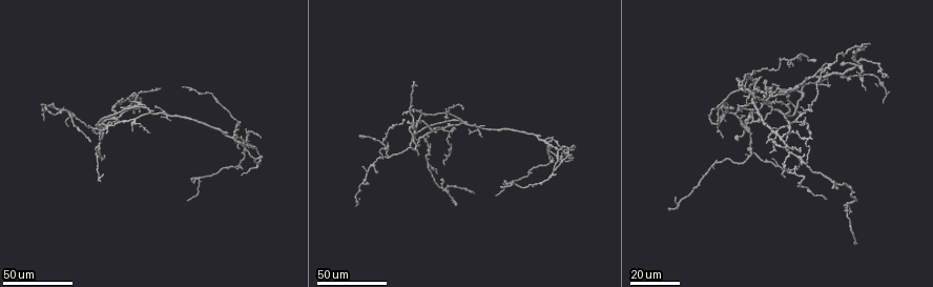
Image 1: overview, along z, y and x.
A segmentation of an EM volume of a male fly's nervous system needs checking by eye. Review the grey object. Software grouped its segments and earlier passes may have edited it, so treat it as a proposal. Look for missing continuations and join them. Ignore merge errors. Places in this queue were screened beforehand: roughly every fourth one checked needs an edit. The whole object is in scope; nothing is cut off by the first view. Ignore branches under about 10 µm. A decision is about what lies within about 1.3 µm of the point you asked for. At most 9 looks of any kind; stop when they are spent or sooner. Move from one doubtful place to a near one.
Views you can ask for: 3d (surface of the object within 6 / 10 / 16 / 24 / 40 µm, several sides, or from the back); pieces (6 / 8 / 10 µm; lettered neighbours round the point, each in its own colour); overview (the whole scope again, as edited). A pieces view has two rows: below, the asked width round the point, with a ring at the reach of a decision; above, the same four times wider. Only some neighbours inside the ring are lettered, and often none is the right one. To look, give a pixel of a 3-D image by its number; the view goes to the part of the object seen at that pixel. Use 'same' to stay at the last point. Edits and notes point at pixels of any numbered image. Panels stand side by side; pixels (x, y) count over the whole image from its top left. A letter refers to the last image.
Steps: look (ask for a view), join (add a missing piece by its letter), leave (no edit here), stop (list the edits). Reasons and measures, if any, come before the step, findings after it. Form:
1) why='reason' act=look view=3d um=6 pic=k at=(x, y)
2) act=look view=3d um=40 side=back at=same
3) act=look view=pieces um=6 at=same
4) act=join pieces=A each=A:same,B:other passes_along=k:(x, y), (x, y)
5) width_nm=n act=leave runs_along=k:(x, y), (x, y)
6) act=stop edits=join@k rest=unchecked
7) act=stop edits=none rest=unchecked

why='an open end' act=look view=3d um=40 pic=1 at=(749, 75)

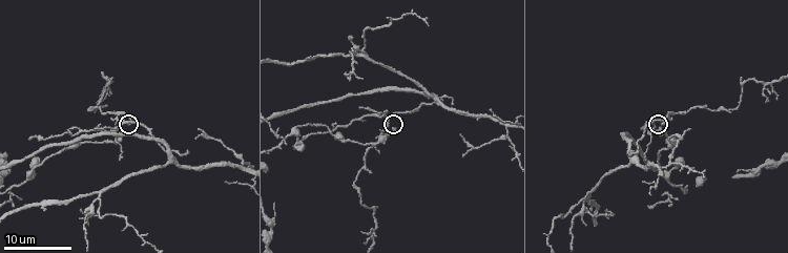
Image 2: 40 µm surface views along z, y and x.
act=look view=pieces um=10 pic=2 at=(393, 130)

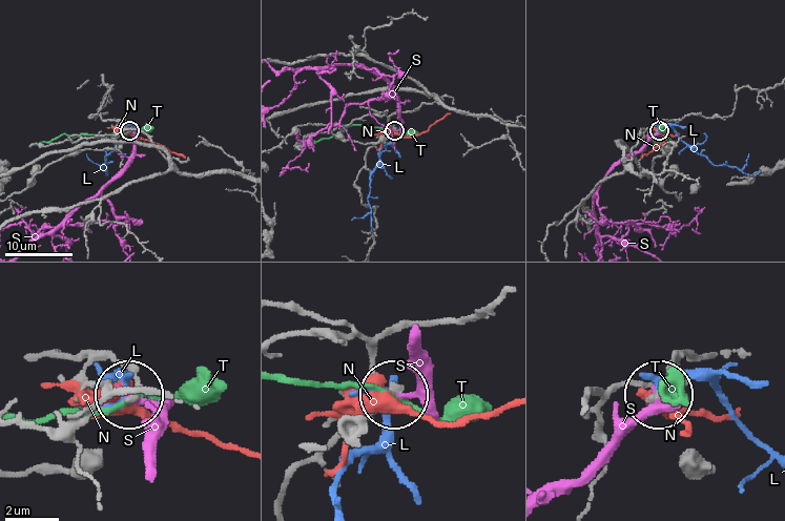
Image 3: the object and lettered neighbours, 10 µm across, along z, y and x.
width_nm=230 act=leave each=L:other,N:other,S:other,T:other found='none of them fits'

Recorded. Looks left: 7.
why='branch stops here' act=look view=3d um=24 pic=2 at=(351, 38)

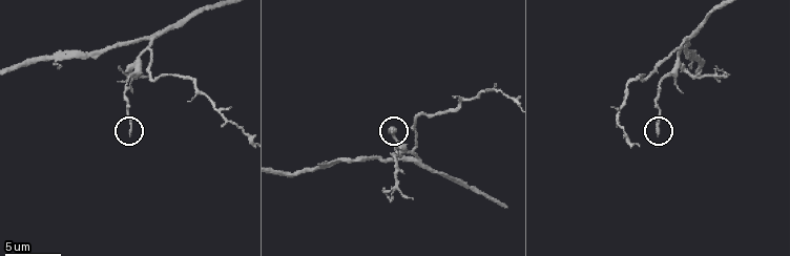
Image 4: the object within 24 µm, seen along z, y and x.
why='zoom in' act=look view=3d um=6 pic=4 at=(659, 136)

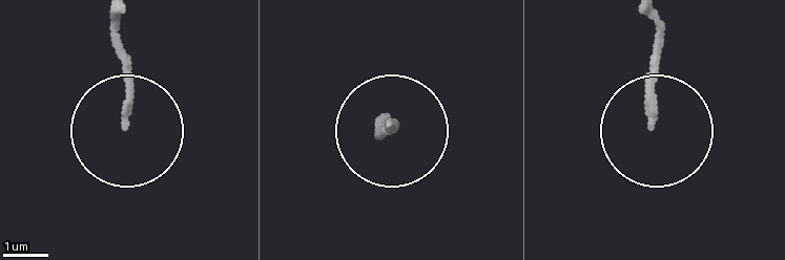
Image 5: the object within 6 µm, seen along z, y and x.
why='what lies round it' act=look view=pieces um=8 pic=5 at=(649, 123)

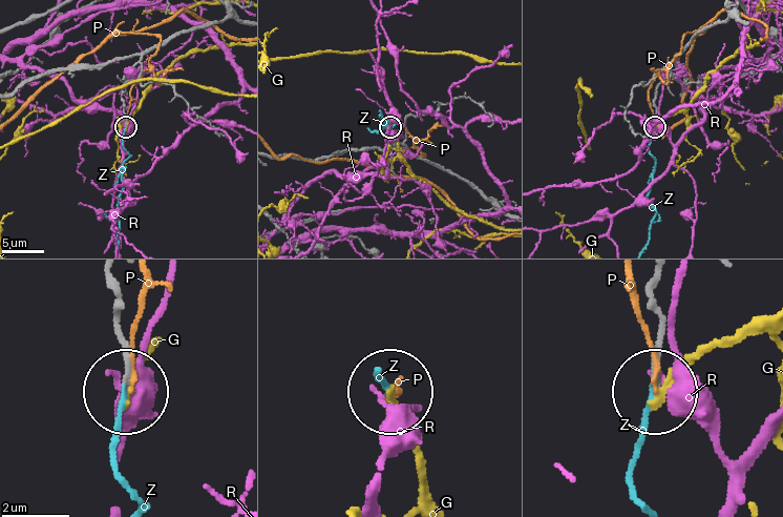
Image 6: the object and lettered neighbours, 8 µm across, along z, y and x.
act=join pieces=Z each=G:other,P:other,R:other,Z:same found='the neuron continues'

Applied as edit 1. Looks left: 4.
act=look view=overview

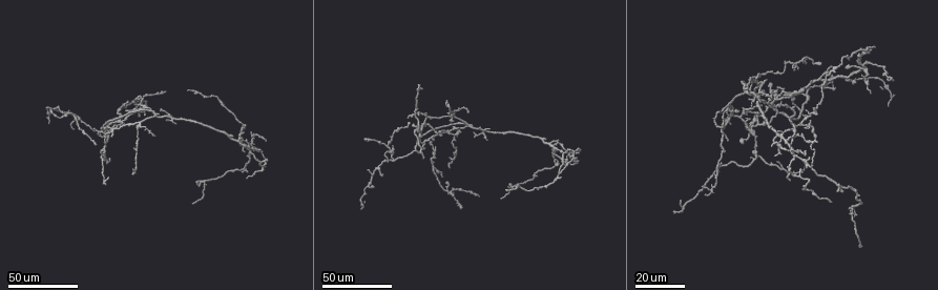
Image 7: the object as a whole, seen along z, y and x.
why='an open end' act=look view=3d um=40 pic=7 at=(124, 109)

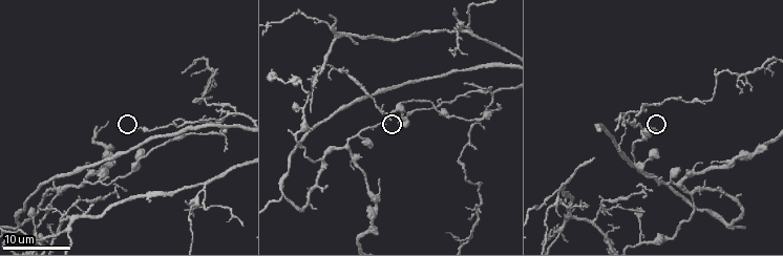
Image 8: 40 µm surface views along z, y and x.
act=look view=pieces um=8 pic=8 at=(133, 132)

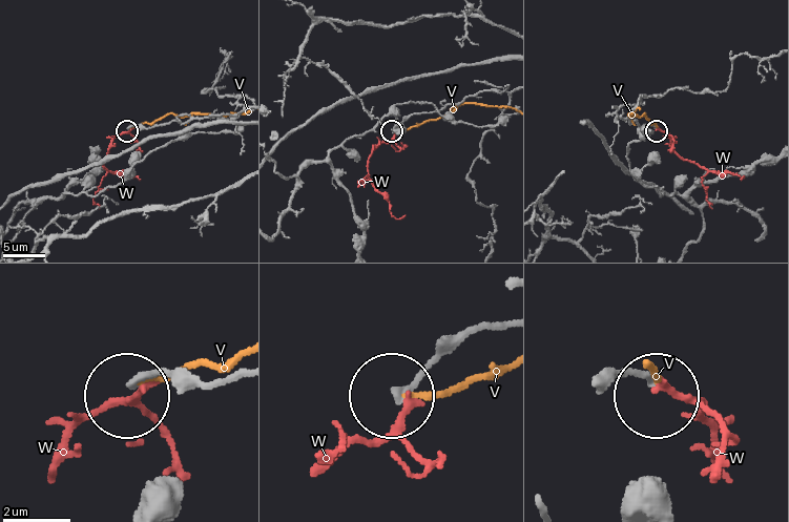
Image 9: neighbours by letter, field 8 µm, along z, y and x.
width_nm=220 act=leave each=V:other,W:other runs_along=9:(191, 382), (158, 374), (136, 389) found='none of them fits'

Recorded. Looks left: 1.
act=stop edits=join@6 rest=unchecked

